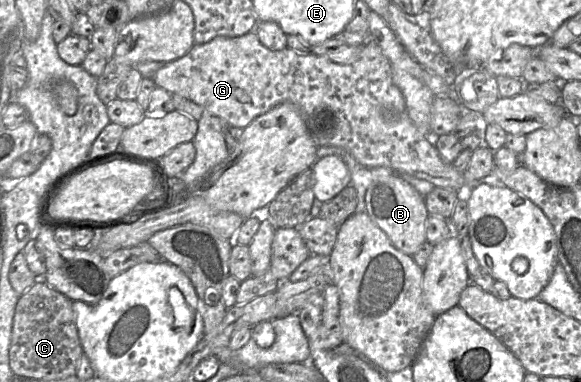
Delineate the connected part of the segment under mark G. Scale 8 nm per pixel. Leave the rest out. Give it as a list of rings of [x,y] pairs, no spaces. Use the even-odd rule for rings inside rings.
[[[253,31],[239,37],[217,36],[210,42],[194,44],[186,55],[157,70],[152,79],[158,87],[198,103],[233,128],[245,129],[260,115],[288,102],[298,108],[318,147],[339,147],[364,167],[384,167],[395,173],[407,173],[439,187],[458,191],[467,183],[464,173],[440,156],[434,138],[422,134],[409,118],[404,96],[393,83],[392,64],[374,41],[365,44],[356,62],[338,64],[313,52],[302,53],[290,48],[270,50]]]

